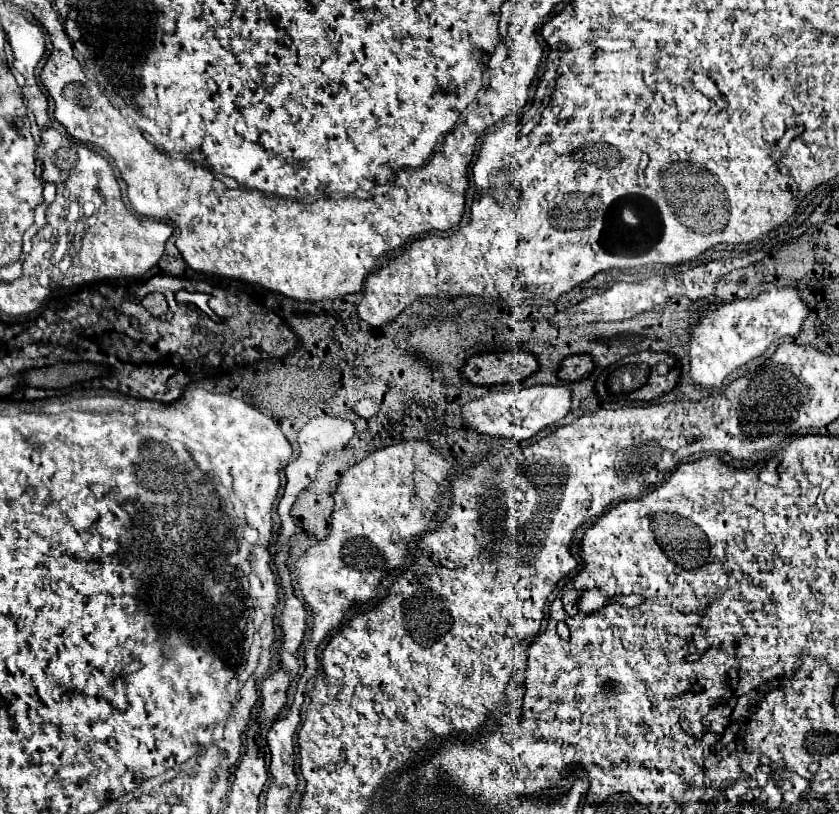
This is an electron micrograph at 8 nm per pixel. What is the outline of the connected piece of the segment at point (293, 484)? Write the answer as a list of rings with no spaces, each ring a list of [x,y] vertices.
[[[330,415],[314,417],[314,419],[310,419],[310,421],[302,427],[302,431],[300,431],[300,435],[298,435],[300,455],[298,455],[296,461],[288,463],[286,469],[284,469],[288,483],[286,483],[284,495],[282,495],[280,503],[278,503],[278,515],[280,515],[280,521],[282,521],[282,531],[280,531],[280,535],[296,535],[296,527],[298,527],[298,525],[296,525],[296,517],[292,515],[292,505],[296,503],[296,497],[300,495],[300,491],[304,491],[304,489],[312,483],[312,479],[314,479],[314,475],[316,475],[318,465],[322,463],[322,459],[324,459],[328,453],[342,449],[342,447],[352,439],[352,435],[354,435],[354,423],[344,421],[344,419],[336,419],[336,417],[330,417]]]

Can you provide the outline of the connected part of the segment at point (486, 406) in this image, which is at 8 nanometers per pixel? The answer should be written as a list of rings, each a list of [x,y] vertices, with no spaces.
[[[534,385],[528,389],[492,393],[488,397],[470,401],[462,413],[464,419],[480,433],[498,435],[498,437],[514,437],[514,439],[530,439],[540,429],[560,421],[570,411],[572,393],[564,385]]]

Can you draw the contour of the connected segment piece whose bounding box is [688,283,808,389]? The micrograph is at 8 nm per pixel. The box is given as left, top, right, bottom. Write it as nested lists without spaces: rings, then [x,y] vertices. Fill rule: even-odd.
[[[766,283],[762,287],[762,293],[756,297],[738,299],[722,305],[720,309],[706,315],[700,325],[692,329],[688,343],[692,381],[704,385],[706,389],[718,389],[732,371],[762,355],[774,341],[780,343],[794,339],[802,329],[802,321],[806,317],[808,309],[798,297],[798,291],[792,287],[778,289],[774,283]]]

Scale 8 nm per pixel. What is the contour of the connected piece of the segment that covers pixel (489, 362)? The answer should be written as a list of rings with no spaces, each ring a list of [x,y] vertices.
[[[502,351],[470,357],[464,365],[464,377],[478,385],[520,383],[538,369],[538,359],[528,351]]]

